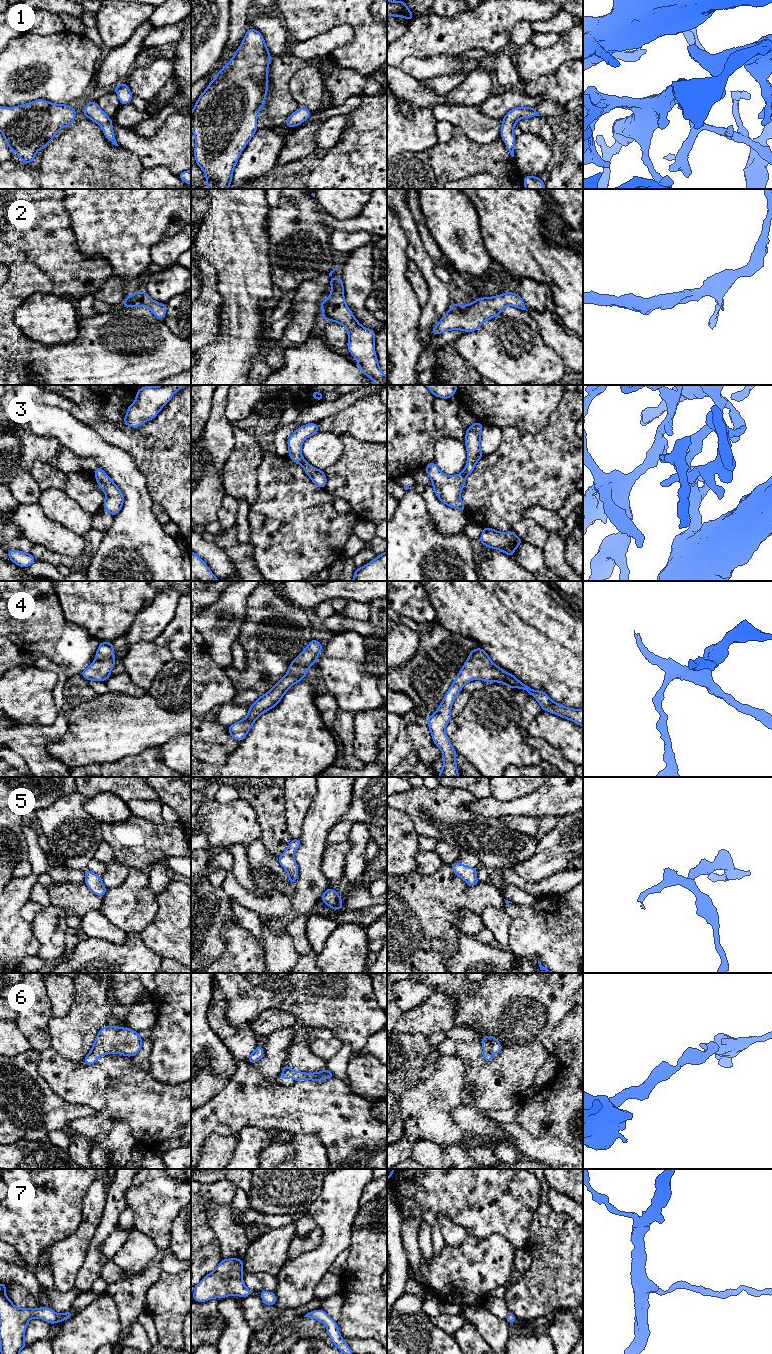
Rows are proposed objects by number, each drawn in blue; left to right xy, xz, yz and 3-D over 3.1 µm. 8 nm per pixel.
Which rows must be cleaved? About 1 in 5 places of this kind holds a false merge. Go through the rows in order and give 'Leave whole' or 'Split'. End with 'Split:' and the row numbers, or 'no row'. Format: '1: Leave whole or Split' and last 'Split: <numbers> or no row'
1: Leave whole
2: Leave whole
3: Leave whole
4: Leave whole
5: Leave whole
6: Leave whole
7: Leave whole
Split: no row

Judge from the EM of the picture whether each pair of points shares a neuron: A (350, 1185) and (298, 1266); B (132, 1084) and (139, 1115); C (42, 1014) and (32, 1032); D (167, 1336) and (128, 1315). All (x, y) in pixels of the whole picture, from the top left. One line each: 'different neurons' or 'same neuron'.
A: same neuron
B: same neuron
C: same neuron
D: different neurons

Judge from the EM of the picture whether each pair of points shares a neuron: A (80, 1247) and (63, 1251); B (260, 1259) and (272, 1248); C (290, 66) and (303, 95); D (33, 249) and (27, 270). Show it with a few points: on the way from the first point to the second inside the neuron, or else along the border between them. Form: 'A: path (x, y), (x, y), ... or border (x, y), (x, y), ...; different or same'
A: path (76, 1247), (71, 1251), (67, 1251); same
B: path (263, 1256), (269, 1251); same
C: border (308, 60), (290, 79), (289, 92), (294, 99); different
D: border (26, 260), (36, 265), (48, 276); different

